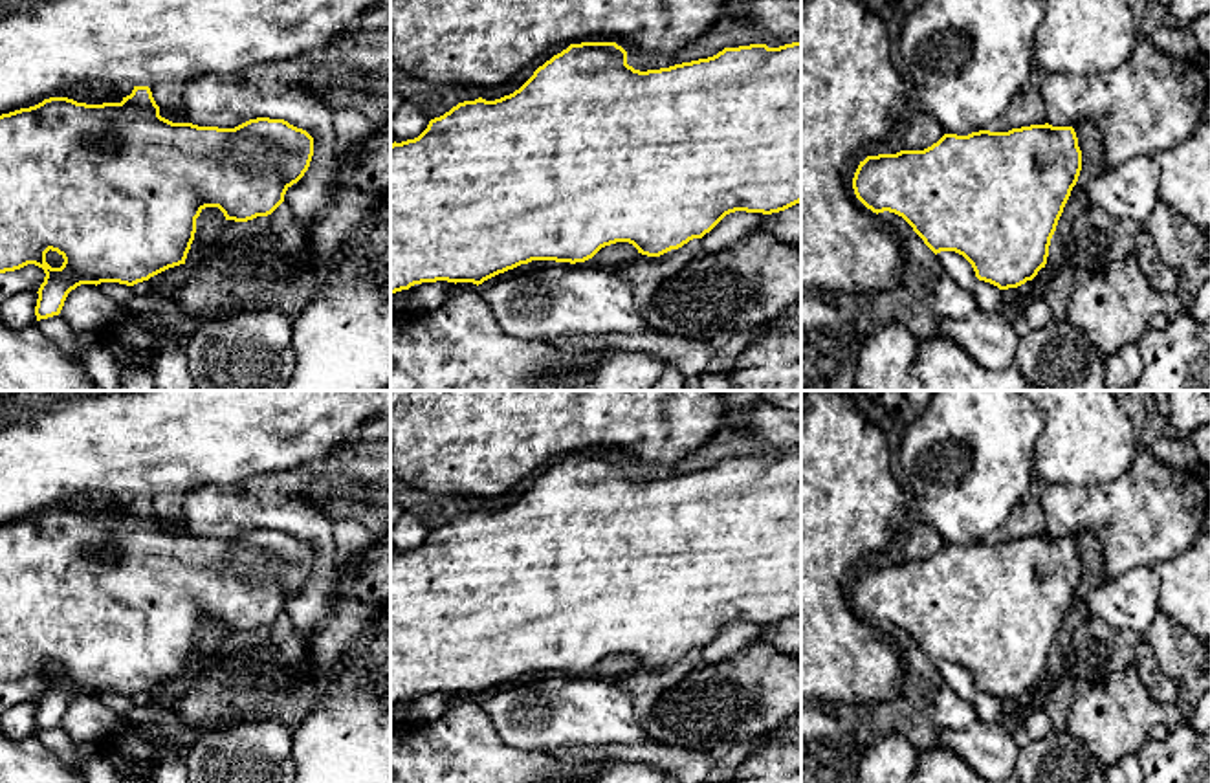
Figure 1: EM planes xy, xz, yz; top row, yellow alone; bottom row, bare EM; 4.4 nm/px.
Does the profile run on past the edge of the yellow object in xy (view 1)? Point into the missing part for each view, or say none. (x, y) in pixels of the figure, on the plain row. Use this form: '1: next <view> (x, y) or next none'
1: next none

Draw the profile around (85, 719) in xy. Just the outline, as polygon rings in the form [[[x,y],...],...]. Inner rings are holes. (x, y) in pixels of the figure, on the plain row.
[[[81,695],[68,704],[59,726],[79,746],[88,741],[101,743],[125,724],[123,715],[106,708],[99,697]]]

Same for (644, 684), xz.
[[[693,649],[682,658],[671,660],[660,667],[636,664],[622,675],[605,680],[612,682],[631,697],[634,715],[642,721],[667,688],[702,666],[702,649]]]

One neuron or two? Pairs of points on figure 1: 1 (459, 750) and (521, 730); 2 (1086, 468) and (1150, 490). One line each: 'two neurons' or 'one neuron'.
1: two neurons
2: two neurons

